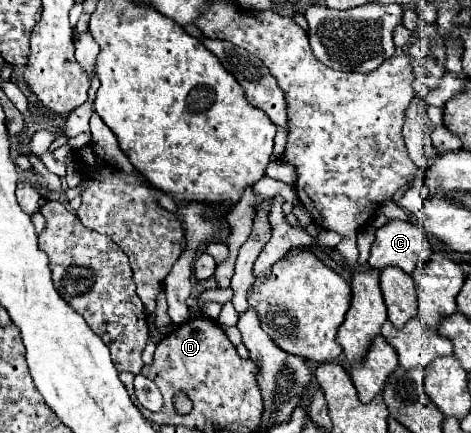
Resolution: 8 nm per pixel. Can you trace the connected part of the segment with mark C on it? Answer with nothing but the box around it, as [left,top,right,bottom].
[368,219,430,275]

